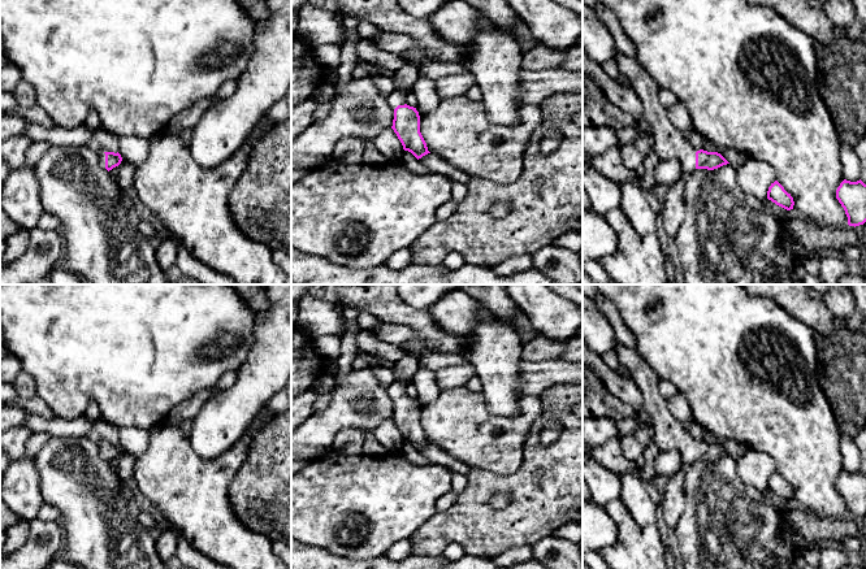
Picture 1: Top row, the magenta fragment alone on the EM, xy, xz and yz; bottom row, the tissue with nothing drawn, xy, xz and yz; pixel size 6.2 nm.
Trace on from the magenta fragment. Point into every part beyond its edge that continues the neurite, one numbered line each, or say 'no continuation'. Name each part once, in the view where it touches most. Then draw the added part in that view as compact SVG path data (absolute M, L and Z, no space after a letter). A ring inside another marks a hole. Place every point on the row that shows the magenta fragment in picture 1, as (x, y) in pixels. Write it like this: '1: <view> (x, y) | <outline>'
1: yz (669, 143) | M616 51L614 60L641 99L645 108L642 118L651 127L653 149L659 161L677 160L683 173L692 174L696 169L696 151L670 121L667 108L659 101L659 86L635 58Z

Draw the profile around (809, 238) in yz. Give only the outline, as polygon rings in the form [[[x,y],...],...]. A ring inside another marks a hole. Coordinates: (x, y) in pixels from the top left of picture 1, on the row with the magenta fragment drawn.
[[[779,218],[781,238],[779,248],[787,255],[787,266],[792,270],[810,256],[837,253],[845,246],[857,244],[854,227],[819,225],[810,220]]]

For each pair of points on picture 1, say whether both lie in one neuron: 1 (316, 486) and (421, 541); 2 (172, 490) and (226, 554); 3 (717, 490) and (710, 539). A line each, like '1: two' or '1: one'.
1: two
2: one
3: one

